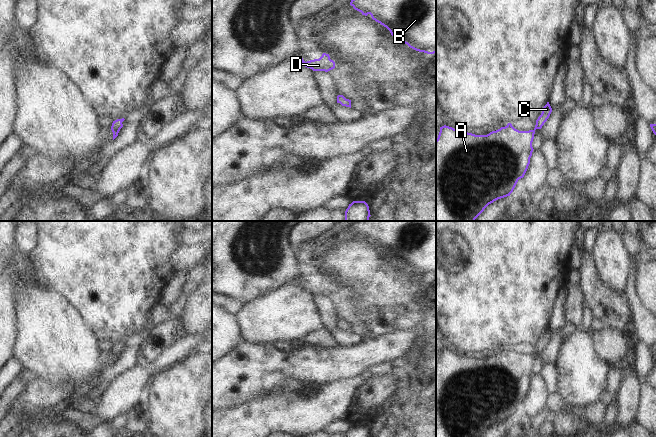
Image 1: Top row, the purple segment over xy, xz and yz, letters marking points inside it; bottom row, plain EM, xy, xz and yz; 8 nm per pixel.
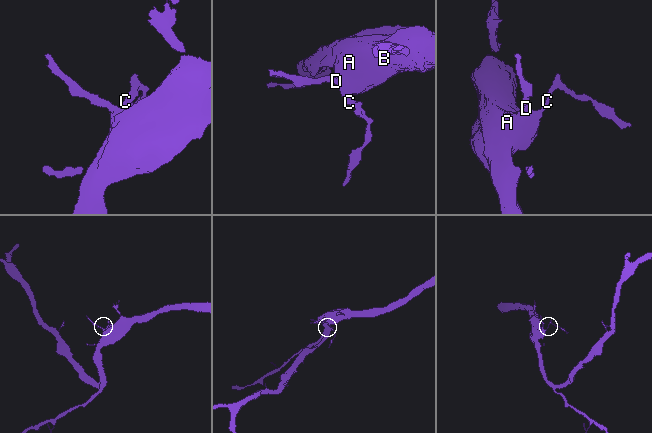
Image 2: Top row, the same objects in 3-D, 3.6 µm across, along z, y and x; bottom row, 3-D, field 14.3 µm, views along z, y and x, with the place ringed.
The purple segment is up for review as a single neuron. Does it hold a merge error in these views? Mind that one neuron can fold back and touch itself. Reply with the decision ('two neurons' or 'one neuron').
one neuron

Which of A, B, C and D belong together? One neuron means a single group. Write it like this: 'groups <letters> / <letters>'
groups A B C D

